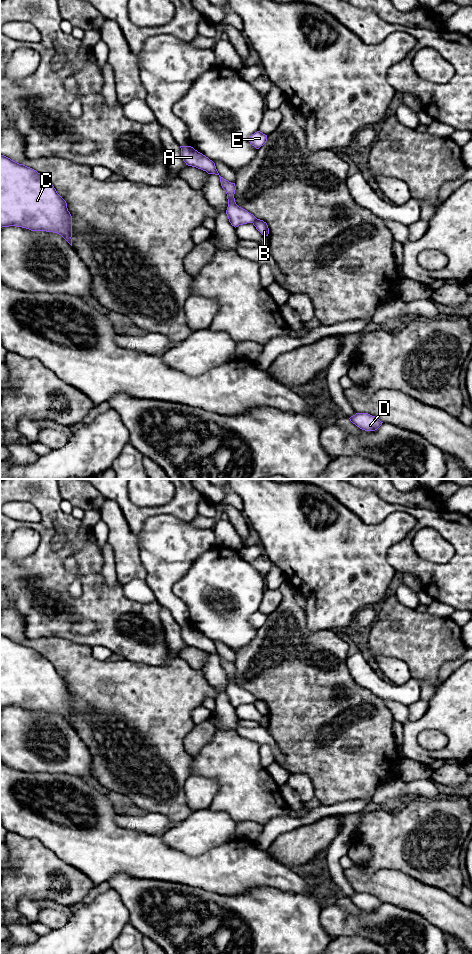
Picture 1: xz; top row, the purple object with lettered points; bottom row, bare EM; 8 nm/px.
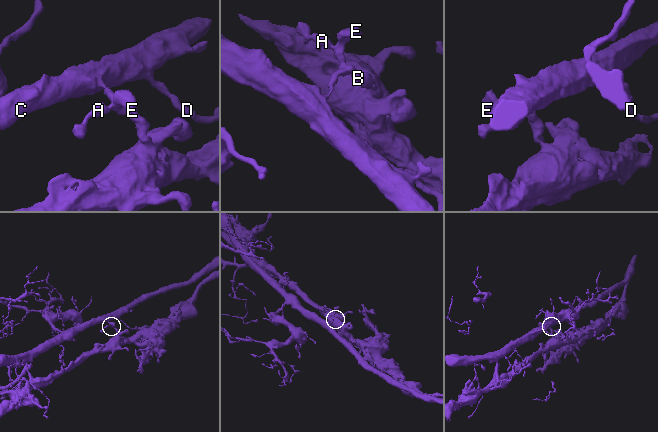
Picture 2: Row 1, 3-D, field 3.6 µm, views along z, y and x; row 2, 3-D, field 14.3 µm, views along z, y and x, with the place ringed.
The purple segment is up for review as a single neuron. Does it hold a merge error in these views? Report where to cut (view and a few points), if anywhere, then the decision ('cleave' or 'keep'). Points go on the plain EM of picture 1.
cut xz (256, 698), (252, 702); cleave

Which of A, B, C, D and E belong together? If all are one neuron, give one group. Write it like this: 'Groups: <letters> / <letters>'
Groups: A C D E / B

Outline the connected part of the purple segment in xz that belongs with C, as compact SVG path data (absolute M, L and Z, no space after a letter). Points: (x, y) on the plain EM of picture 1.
M0 635L0 708L9 706L57 713L72 726L72 696L51 662L36 650Z

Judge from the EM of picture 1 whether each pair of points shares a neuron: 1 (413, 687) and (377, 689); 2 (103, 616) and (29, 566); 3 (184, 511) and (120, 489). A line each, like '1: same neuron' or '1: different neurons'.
1: same neuron
2: same neuron
3: same neuron

